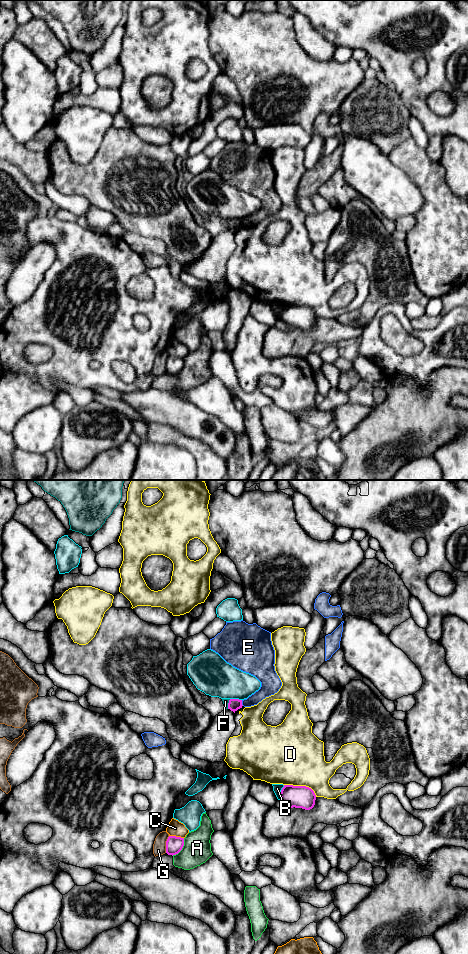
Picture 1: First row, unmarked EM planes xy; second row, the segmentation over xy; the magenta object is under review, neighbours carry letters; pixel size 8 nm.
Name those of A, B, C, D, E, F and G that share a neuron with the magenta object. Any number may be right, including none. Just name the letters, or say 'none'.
none

